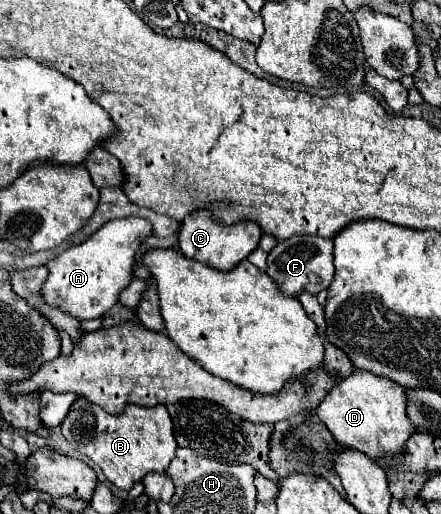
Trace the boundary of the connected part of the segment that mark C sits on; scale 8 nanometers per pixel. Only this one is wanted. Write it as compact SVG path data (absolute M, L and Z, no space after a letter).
M197 211L187 215L187 219L179 227L179 249L187 259L195 259L203 265L215 267L219 271L231 271L239 261L247 259L249 253L253 253L259 245L261 229L259 225L251 221L241 221L231 227L223 227L221 223L215 223L207 211Z

